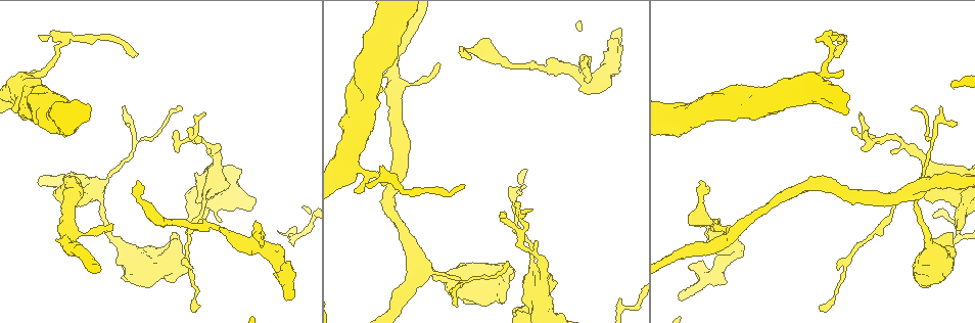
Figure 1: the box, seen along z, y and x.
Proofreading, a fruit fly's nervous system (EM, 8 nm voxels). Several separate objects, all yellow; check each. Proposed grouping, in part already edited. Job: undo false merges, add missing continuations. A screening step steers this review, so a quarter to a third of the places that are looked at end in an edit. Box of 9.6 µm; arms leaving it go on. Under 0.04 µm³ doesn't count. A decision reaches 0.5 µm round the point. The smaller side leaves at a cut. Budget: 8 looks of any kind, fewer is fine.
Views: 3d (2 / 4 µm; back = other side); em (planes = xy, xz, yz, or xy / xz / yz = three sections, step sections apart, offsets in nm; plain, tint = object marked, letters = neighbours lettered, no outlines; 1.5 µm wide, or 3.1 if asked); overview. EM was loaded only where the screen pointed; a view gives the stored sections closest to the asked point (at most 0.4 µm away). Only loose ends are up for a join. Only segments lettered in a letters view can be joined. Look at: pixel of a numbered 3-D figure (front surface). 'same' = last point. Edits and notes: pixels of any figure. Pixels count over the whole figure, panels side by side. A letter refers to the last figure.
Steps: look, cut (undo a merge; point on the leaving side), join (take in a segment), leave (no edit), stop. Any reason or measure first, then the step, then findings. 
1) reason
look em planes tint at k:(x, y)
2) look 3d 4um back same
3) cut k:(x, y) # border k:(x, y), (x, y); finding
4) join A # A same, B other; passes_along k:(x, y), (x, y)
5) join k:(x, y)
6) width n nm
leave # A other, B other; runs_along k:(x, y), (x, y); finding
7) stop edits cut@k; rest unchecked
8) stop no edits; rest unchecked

sudden change in width
look em planes letters at 1:(237, 240)

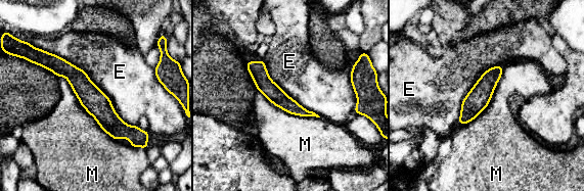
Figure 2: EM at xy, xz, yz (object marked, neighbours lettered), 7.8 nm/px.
width 140 nm; longest_contact E 950 nm
leave # E other, M other; one neuron here

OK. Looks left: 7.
thick turns thin
look 3d 4um at 1:(710, 221)

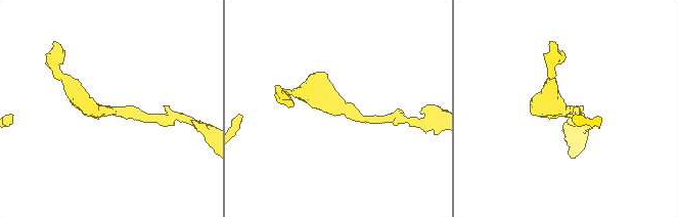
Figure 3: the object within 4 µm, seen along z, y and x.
look em xy step 4 letters at 3:(105, 109)

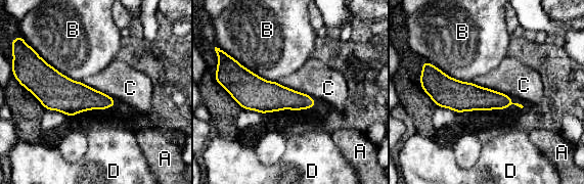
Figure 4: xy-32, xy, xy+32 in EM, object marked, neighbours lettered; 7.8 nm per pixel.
cut it another way
look em planes letters same

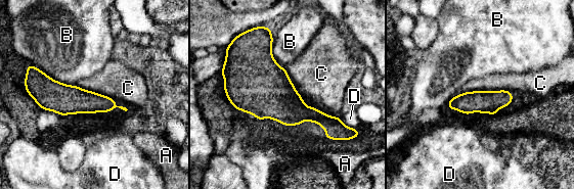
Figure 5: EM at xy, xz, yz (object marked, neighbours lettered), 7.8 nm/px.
width 180 nm
leave # A other, B other, C other, D other; border 5:(284, 68), (307, 106), (340, 116); continuous, no second neuron

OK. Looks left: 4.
branch stops here
look 3d 4um at 1:(290, 299)

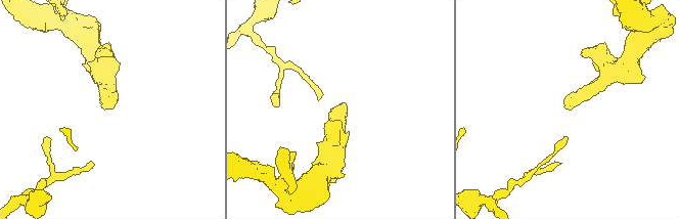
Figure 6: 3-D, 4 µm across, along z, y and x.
look em planes tint at 6:(339, 104)

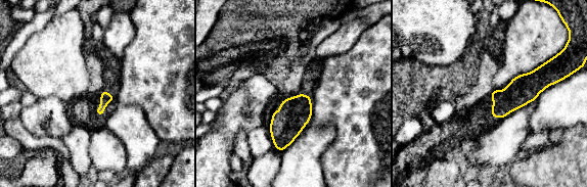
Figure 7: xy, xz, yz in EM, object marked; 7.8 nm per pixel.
see the neighbours
look em planes letters same

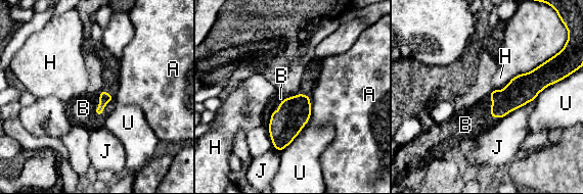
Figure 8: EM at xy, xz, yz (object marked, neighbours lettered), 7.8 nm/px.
join 8:(465, 125) # A other, B same, H other, J other, U other; passes_along 8:(518, 92), (491, 109), (465, 125); it goes on there

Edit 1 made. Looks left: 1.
stop edits join@8; rest unchecked

